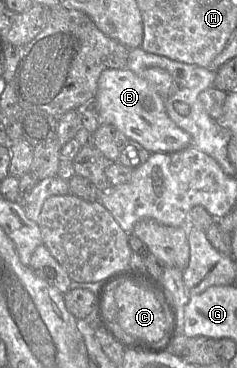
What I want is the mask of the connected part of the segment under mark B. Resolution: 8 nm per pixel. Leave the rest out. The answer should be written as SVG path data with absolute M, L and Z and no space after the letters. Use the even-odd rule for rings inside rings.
M128 68L104 70L98 80L95 100L100 124L114 126L150 153L174 153L192 146L191 136L170 119L154 87Z

